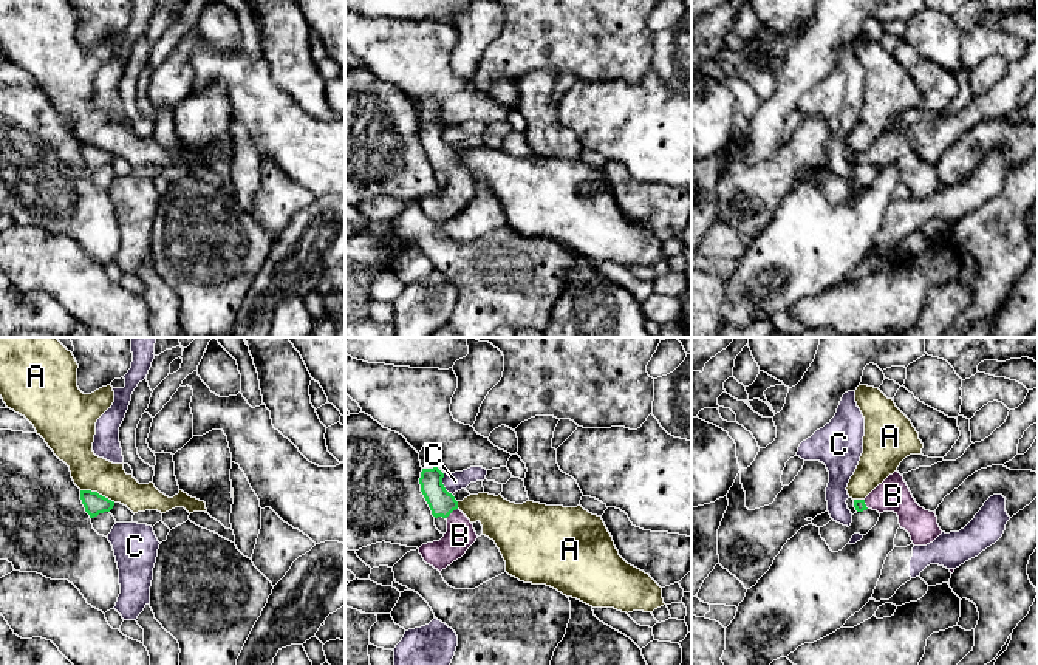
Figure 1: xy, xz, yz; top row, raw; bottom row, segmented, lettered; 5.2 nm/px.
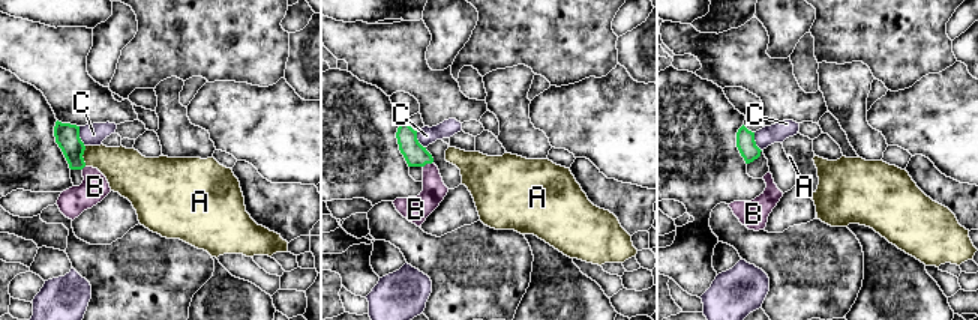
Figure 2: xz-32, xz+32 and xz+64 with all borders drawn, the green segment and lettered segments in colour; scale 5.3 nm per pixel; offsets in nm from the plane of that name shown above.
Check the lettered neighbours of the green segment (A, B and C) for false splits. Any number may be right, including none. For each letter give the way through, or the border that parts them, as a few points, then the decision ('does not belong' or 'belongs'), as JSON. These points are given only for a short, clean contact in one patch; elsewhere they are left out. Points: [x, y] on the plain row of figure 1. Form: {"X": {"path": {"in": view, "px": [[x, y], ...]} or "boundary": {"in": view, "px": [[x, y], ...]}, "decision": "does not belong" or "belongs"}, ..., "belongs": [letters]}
{"A": {"boundary": {"in": "xy", "px": [[81, 143], [90, 143], [115, 155]]}, "decision": "does not belong"}, "B": {"path": {"in": "xz", "px": [[441, 156], [450, 166], [457, 173], [460, 189]]}, "decision": "belongs"}, "C": {"boundary": {"in": "xz", "px": [[443, 127], [443, 139], [452, 149]]}, "decision": "does not belong"}, "belongs": ["B"]}

